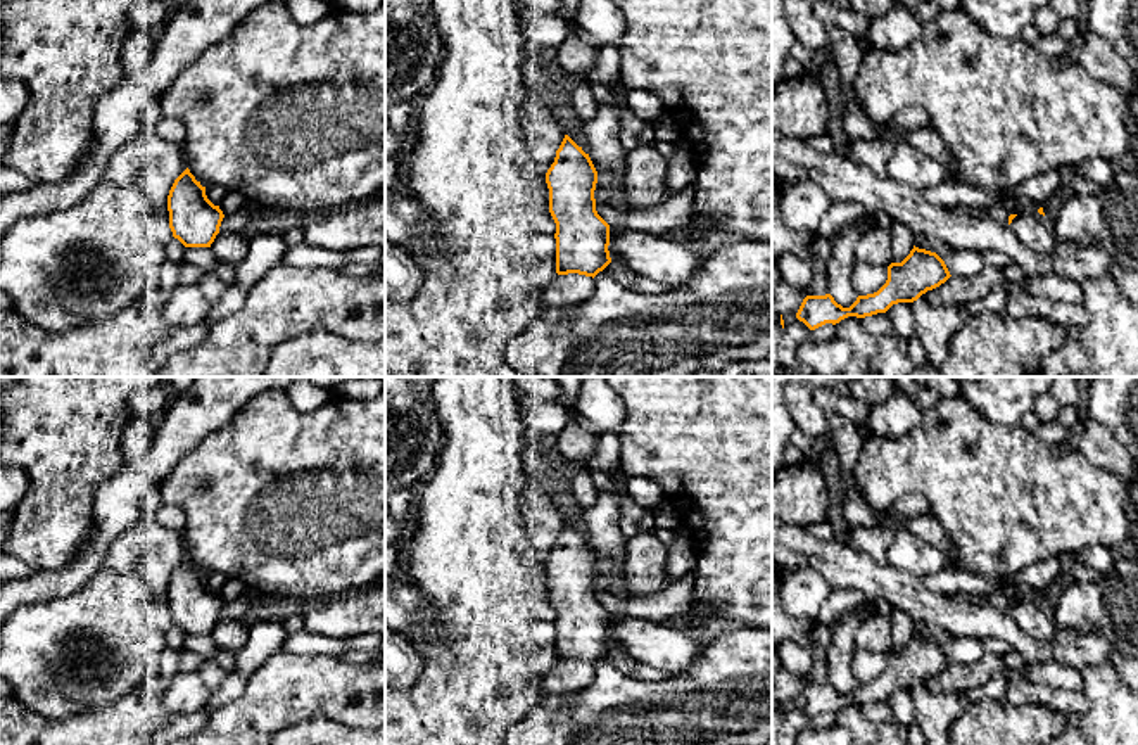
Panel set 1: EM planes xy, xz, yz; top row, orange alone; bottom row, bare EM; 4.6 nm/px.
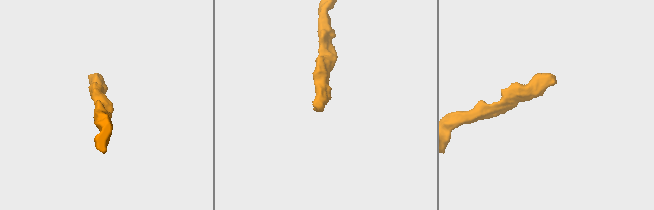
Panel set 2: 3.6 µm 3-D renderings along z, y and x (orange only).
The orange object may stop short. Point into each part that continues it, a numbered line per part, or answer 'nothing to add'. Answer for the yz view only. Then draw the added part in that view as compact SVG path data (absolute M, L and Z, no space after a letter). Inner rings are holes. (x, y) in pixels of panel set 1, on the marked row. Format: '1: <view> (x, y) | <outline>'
nothing to add

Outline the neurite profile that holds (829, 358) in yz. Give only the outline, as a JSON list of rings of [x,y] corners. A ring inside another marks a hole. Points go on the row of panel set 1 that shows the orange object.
[[[841,337],[825,342],[805,342],[796,349],[796,358],[806,365],[815,377],[841,377],[853,361],[853,347]]]

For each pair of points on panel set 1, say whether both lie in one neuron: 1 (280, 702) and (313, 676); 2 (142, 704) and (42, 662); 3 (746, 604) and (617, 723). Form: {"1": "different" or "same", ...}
{"1": "same", "2": "different", "3": "different"}

